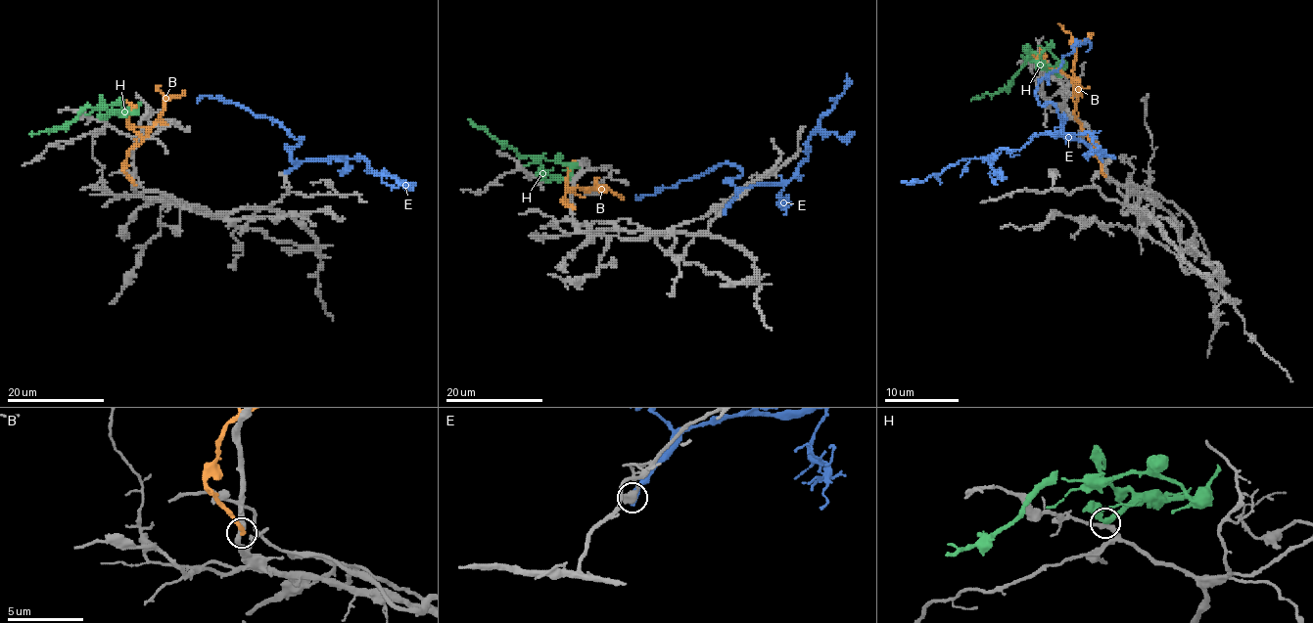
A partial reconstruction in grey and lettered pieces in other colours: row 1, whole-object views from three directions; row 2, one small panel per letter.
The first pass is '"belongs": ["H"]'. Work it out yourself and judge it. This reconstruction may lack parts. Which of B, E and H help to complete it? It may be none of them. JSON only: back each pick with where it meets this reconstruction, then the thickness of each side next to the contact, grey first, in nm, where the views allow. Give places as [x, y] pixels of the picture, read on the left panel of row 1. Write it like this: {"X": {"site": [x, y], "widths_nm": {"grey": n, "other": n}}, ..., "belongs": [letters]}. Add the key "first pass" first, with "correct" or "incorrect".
{"first pass": "incorrect", "belongs": []}

